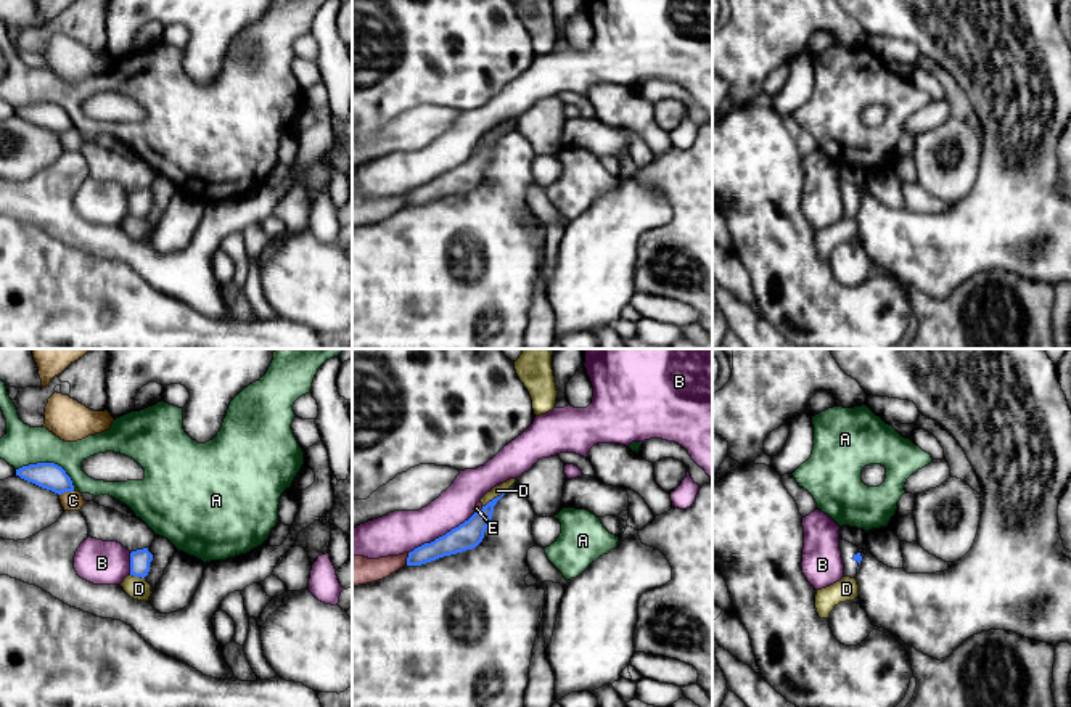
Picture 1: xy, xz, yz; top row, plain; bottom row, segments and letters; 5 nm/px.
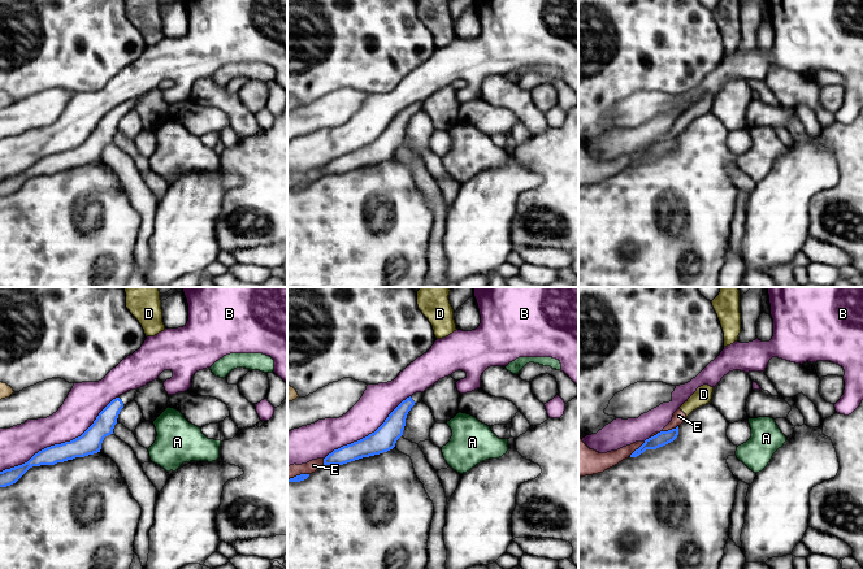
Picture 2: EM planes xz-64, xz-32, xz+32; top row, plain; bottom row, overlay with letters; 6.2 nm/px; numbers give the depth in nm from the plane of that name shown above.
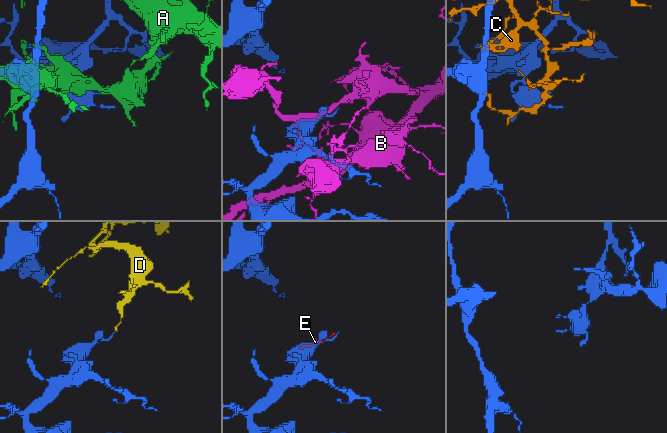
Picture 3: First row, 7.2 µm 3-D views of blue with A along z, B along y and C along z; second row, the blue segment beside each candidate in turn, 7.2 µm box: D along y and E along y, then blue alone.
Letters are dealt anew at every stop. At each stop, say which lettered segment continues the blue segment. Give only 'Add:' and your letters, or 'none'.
Add: none

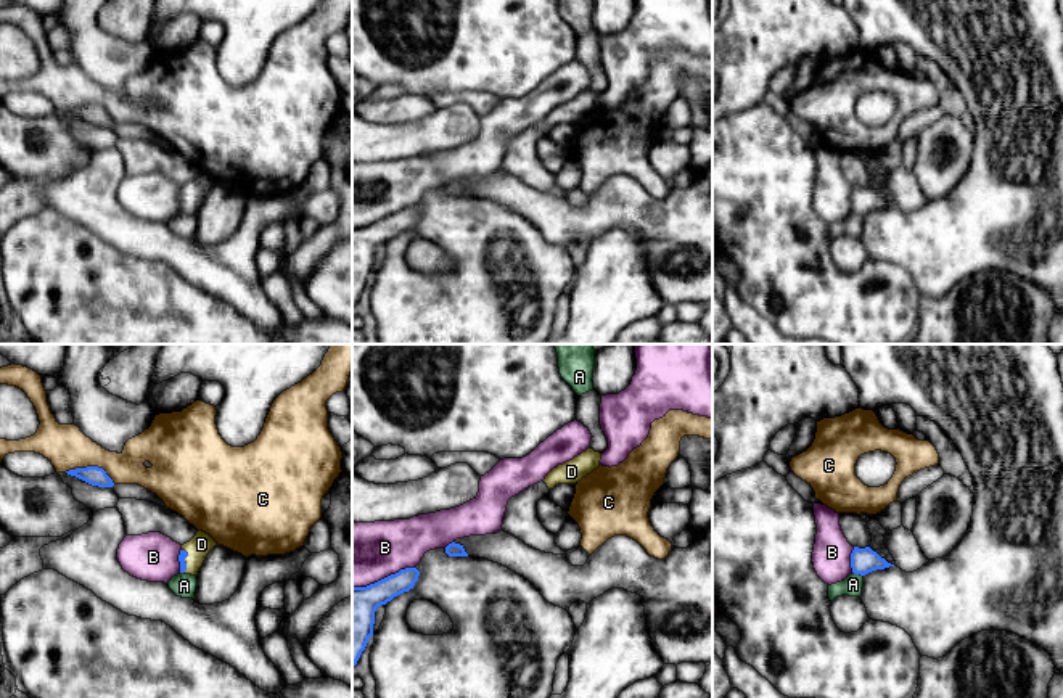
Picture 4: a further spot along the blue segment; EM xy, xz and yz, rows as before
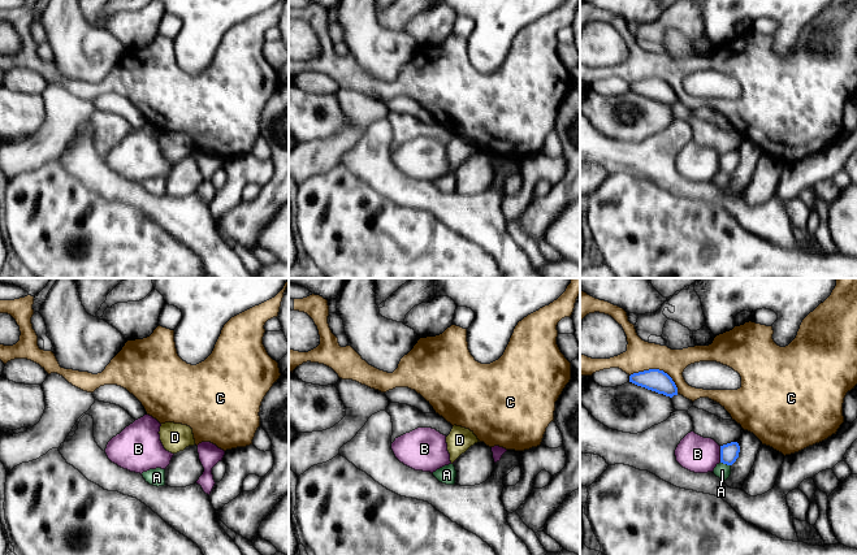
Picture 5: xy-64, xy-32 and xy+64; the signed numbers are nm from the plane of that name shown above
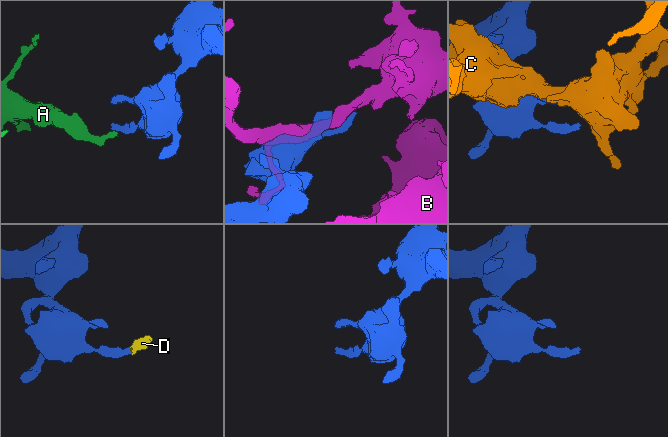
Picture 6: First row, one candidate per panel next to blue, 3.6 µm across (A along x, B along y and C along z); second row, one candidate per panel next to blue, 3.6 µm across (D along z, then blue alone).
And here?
Add: D

